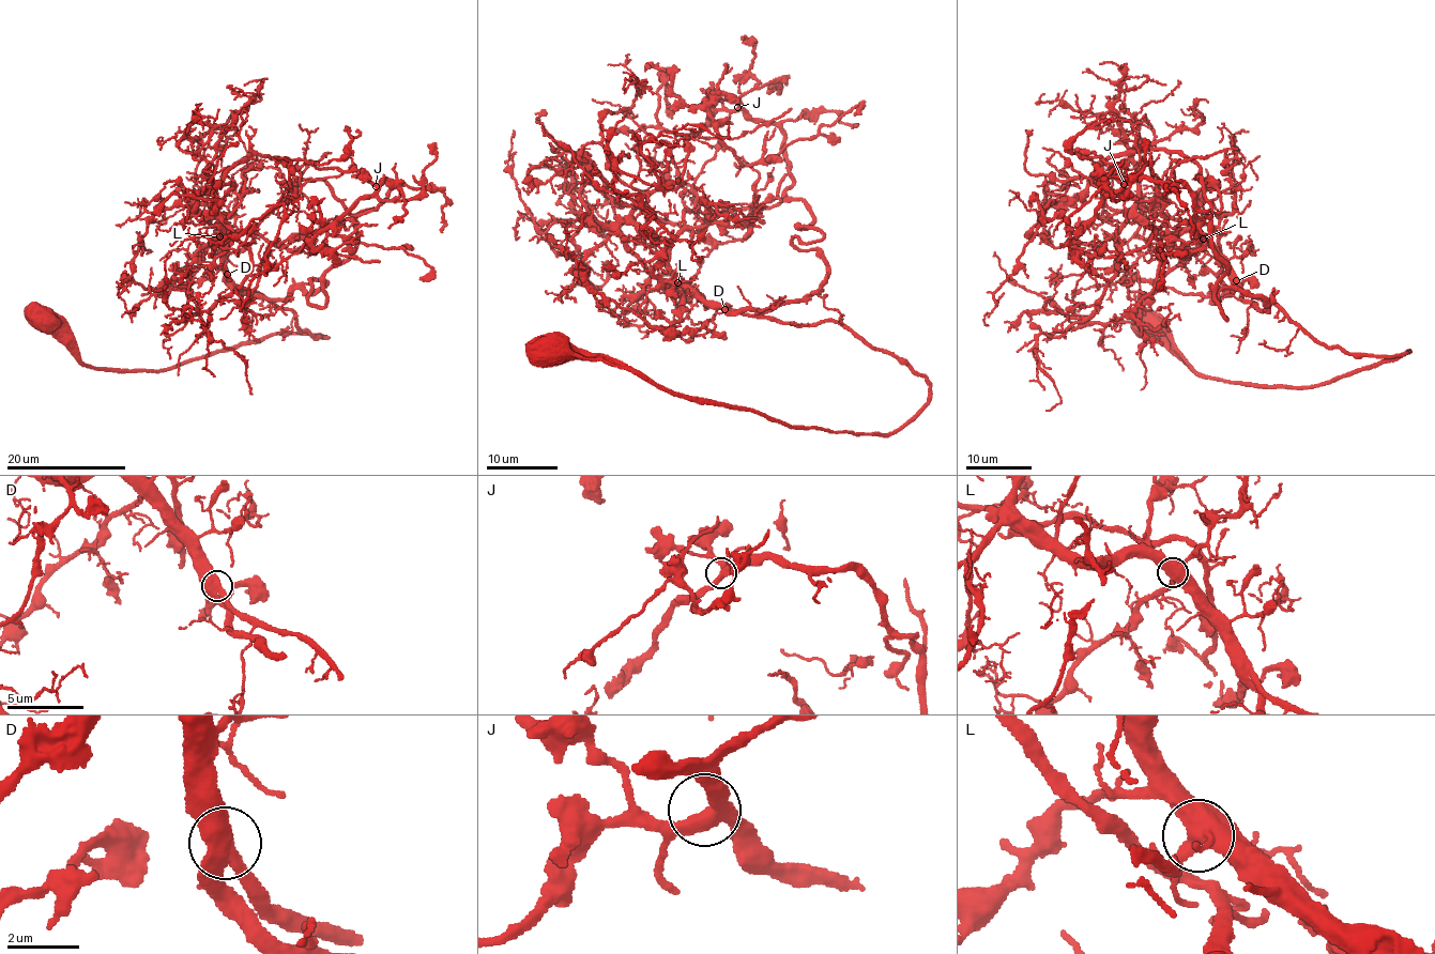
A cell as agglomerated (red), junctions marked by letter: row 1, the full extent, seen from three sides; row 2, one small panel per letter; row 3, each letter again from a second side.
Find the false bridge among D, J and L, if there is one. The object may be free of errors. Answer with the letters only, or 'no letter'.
no letter

